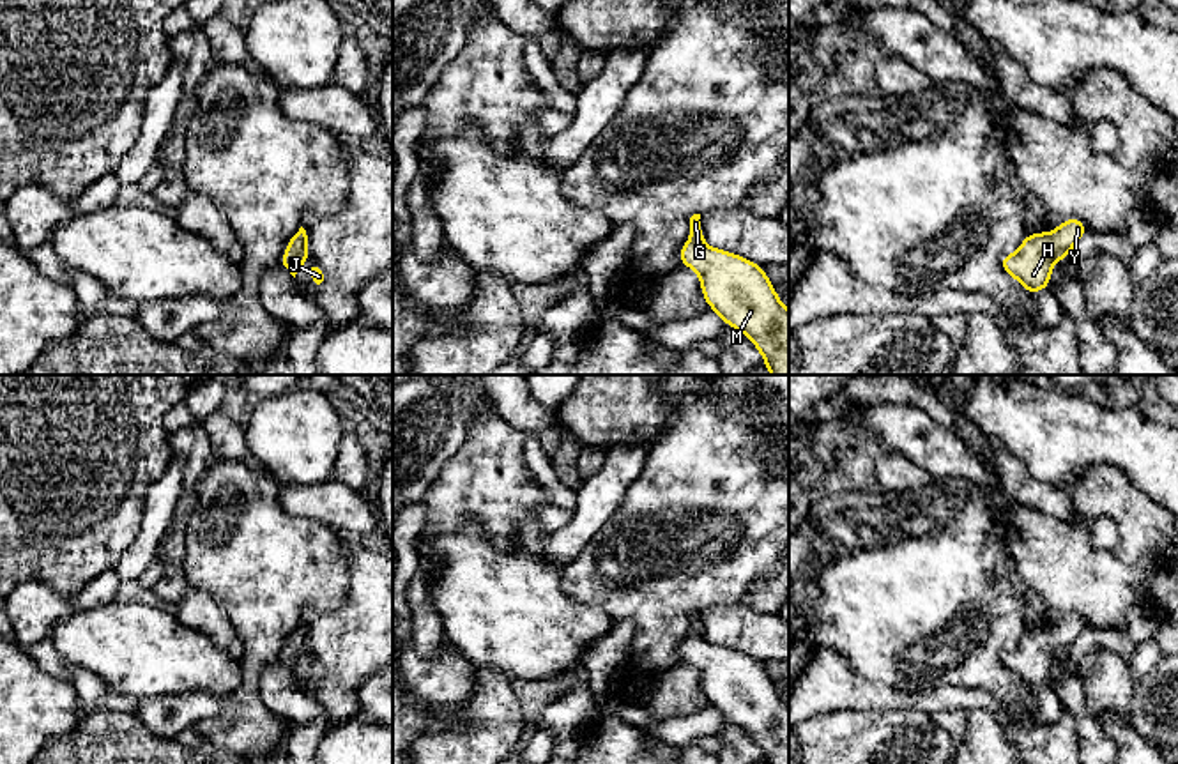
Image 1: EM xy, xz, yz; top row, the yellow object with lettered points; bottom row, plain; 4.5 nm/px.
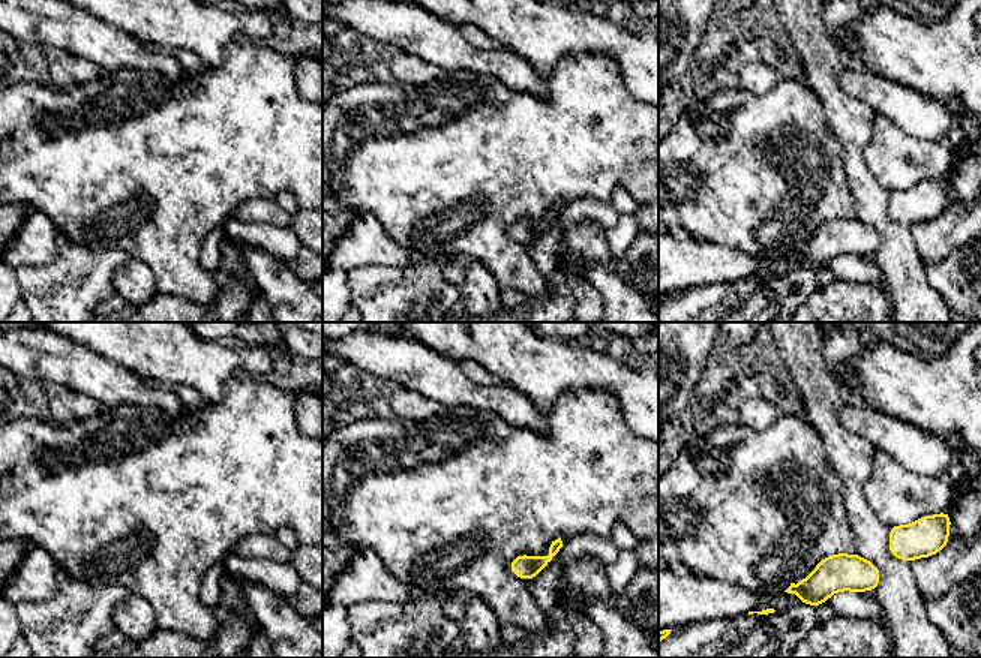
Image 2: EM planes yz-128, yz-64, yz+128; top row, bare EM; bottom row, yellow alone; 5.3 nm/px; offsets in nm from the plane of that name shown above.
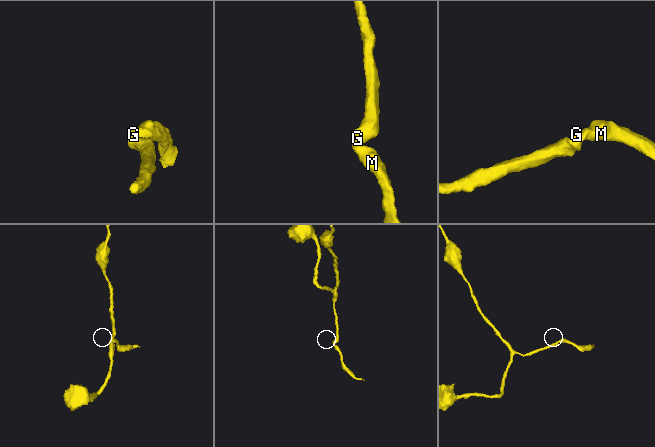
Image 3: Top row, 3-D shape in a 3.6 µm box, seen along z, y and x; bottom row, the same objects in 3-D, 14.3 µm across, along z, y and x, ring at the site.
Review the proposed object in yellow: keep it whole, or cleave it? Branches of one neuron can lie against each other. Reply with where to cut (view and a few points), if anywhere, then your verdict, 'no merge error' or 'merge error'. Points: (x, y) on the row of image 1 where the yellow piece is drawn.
no cut; no merge error

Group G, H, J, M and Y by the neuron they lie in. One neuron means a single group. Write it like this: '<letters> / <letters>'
G H J M Y

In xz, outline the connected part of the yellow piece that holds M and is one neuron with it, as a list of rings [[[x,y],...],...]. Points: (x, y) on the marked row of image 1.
[[[700,214],[690,218],[690,239],[679,249],[679,262],[699,274],[702,295],[723,324],[748,336],[764,357],[771,375],[789,375],[789,309],[778,299],[764,267],[734,255],[709,248],[702,241]]]

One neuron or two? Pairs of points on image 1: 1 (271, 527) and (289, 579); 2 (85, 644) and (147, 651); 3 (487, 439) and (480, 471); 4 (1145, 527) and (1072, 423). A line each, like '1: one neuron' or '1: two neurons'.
1: one neuron
2: one neuron
3: one neuron
4: two neurons

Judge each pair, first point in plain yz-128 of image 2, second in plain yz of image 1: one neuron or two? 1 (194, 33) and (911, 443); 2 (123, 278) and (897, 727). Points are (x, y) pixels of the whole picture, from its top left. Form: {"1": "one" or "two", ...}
{"1": "two", "2": "two"}

